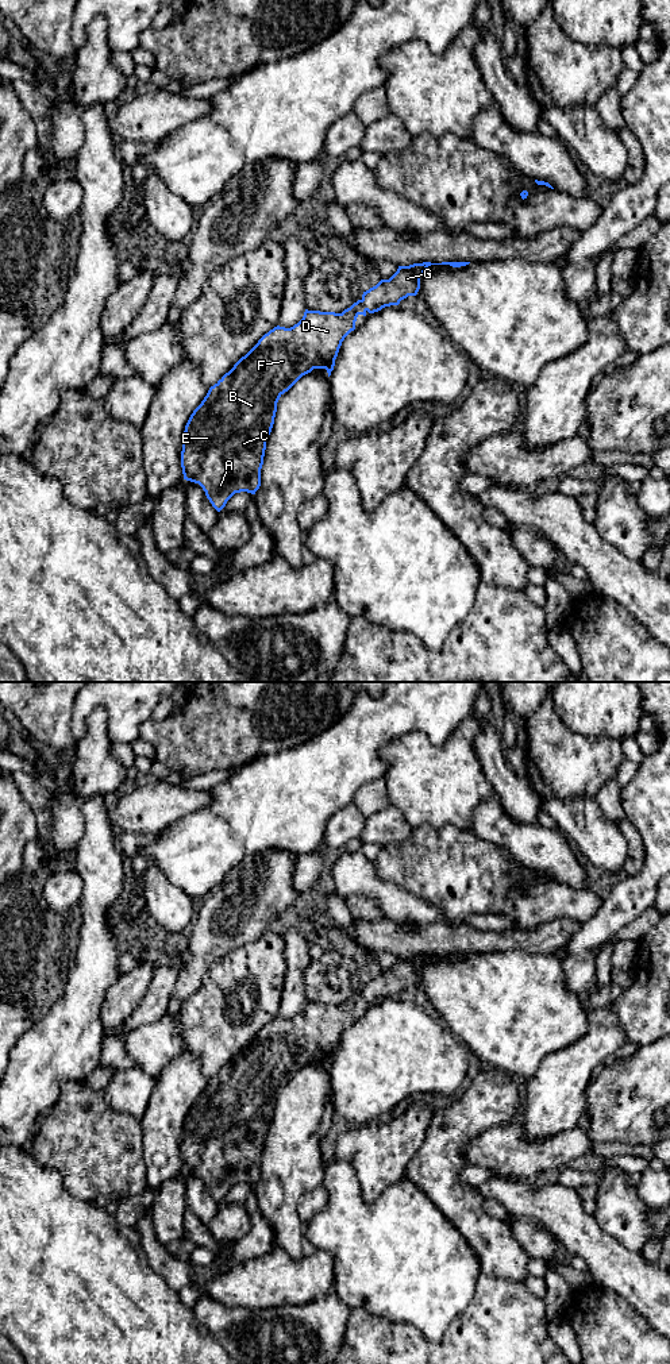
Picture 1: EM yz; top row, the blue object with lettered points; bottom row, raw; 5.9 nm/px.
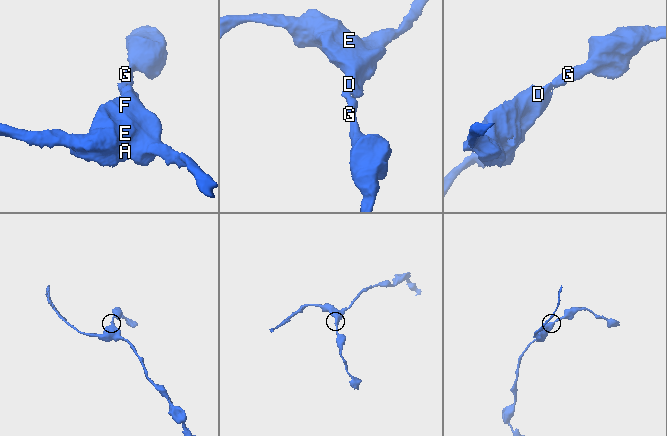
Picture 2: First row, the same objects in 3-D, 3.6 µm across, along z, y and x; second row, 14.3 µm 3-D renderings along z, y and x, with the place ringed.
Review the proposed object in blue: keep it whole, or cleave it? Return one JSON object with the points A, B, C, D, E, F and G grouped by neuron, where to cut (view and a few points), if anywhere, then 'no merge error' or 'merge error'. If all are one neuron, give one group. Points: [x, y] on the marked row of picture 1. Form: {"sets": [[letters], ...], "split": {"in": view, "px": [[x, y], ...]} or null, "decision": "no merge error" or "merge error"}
{"sets": [["A", "B", "C", "D", "E", "F", "G"]], "split": null, "decision": "no merge error"}

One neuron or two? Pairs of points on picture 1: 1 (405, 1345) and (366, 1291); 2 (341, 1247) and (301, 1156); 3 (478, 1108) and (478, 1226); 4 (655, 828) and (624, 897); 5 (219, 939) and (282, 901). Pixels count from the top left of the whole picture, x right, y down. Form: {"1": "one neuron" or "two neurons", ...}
{"1": "two neurons", "2": "two neurons", "3": "one neuron", "4": "one neuron", "5": "one neuron"}

